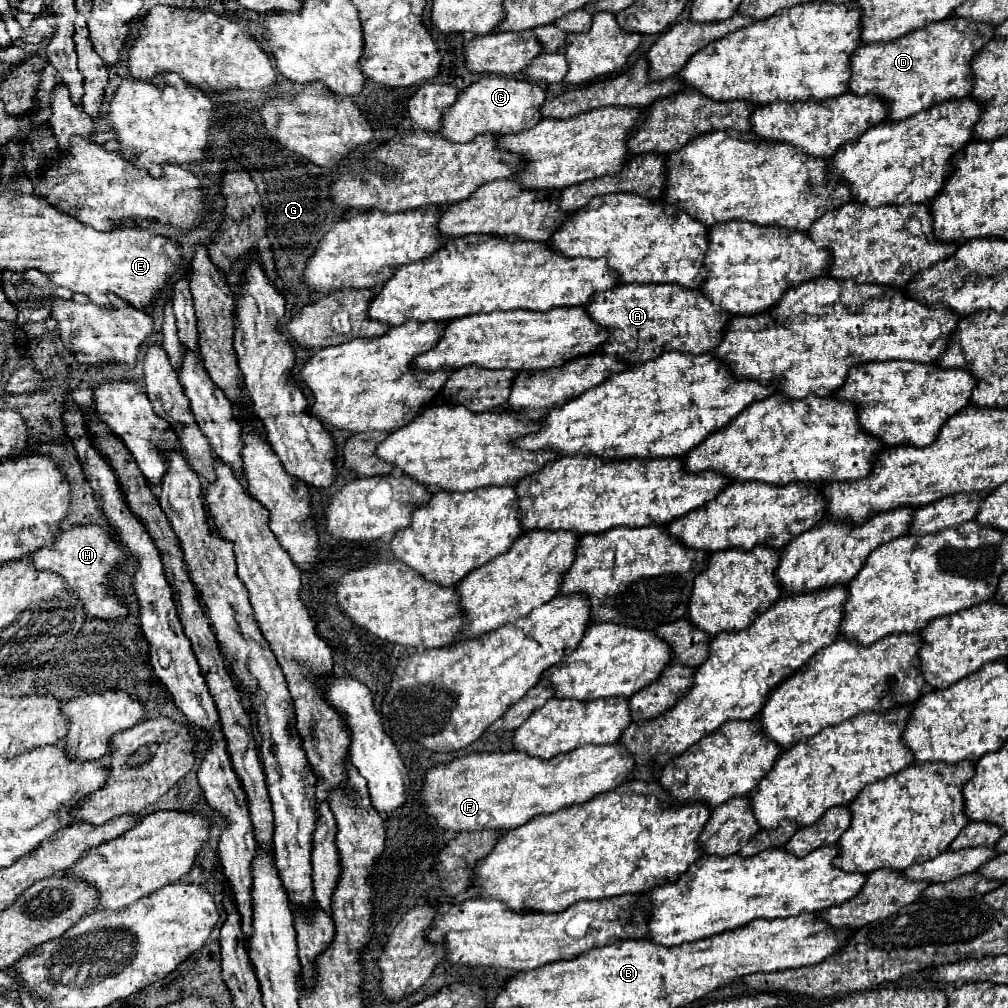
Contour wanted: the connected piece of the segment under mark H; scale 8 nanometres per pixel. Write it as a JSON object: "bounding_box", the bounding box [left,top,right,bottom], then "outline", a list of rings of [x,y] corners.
{"bounding_box":[27,525,127,619],"outline":[[[85,525],[85,527],[69,527],[61,529],[51,545],[39,547],[37,551],[27,555],[29,561],[37,569],[47,569],[65,579],[69,587],[75,591],[77,599],[81,599],[83,609],[89,617],[103,617],[103,619],[117,619],[127,615],[127,607],[113,597],[113,591],[107,589],[105,579],[107,573],[125,559],[125,553],[119,551],[115,541],[109,537],[107,531],[103,531],[97,525]]]}

